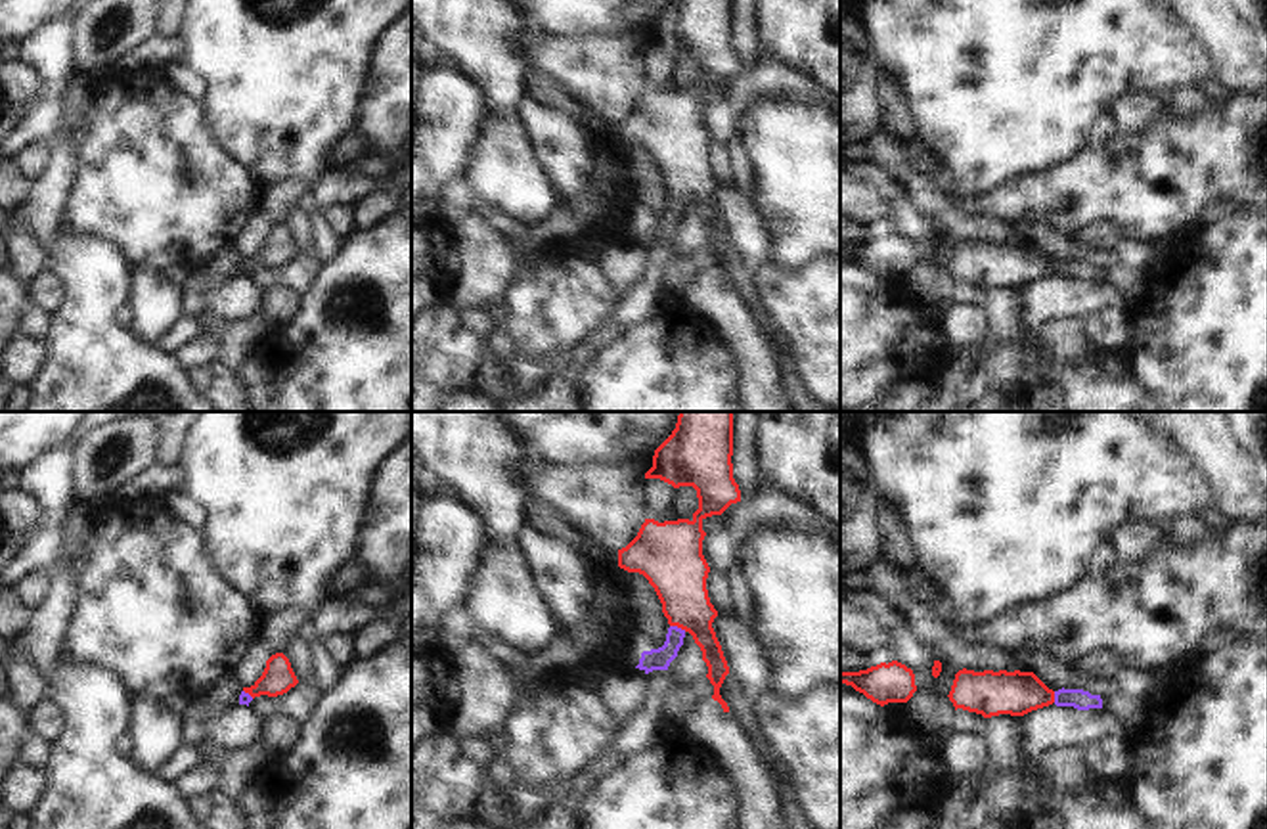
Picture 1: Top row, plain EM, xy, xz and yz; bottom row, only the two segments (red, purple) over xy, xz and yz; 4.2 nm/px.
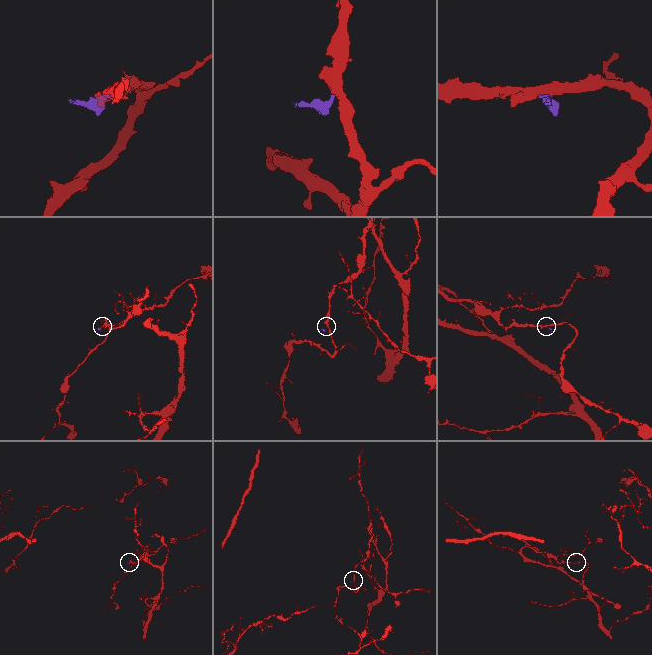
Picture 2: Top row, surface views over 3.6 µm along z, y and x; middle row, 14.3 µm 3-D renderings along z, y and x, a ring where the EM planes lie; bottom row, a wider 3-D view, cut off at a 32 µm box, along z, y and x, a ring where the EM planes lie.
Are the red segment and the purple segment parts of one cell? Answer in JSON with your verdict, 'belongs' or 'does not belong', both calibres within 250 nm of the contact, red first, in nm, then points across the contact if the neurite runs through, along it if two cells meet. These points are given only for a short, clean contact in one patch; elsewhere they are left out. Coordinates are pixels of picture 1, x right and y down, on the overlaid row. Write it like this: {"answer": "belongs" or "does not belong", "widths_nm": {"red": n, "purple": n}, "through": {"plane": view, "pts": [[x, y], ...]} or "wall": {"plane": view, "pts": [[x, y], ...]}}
{"answer": "belongs", "widths_nm": {"red": 260, "purple": 100}, "through": {"plane": "xz", "pts": [[676, 567], [678, 627], [674, 642], [657, 659]]}}

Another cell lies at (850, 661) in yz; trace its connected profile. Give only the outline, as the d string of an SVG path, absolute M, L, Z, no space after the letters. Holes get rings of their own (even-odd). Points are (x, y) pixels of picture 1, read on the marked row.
M840 649L840 672L859 672L877 666L884 661L888 649L878 649L869 655L856 653L852 649Z

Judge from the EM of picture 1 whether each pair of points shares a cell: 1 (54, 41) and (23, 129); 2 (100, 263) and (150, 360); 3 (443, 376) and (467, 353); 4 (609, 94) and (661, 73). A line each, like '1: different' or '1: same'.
1: same
2: same
3: same
4: different

